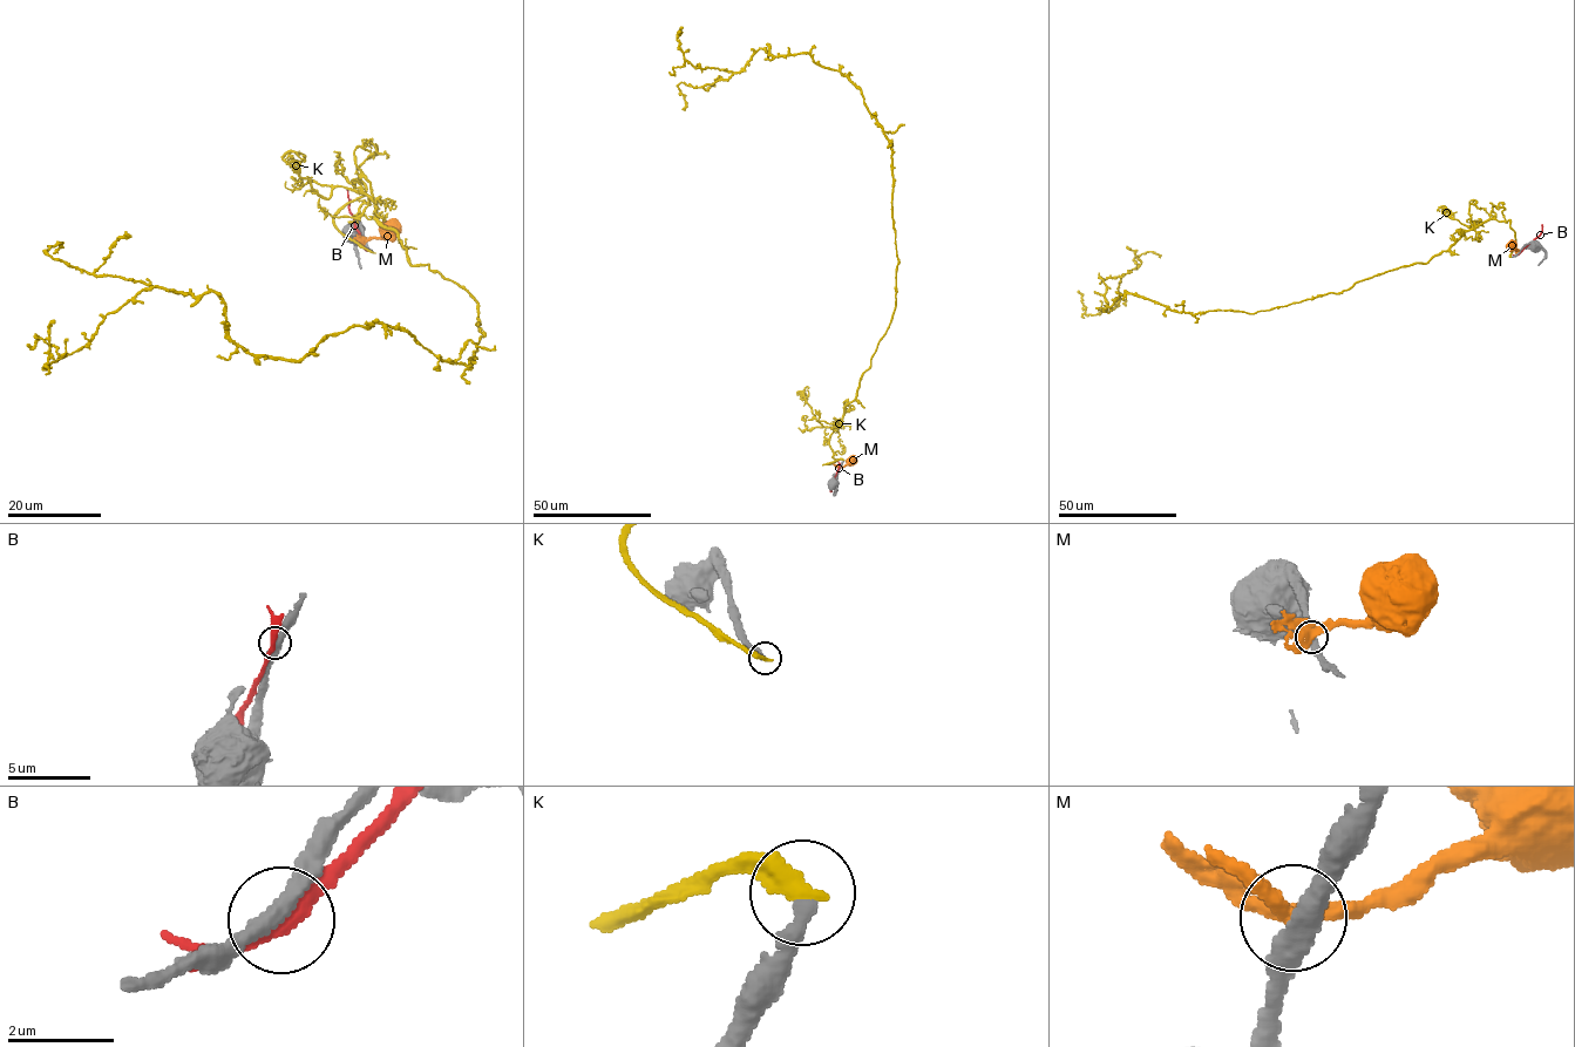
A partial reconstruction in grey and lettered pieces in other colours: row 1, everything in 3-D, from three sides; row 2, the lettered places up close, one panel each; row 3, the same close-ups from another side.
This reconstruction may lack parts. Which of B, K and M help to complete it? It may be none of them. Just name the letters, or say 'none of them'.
K

